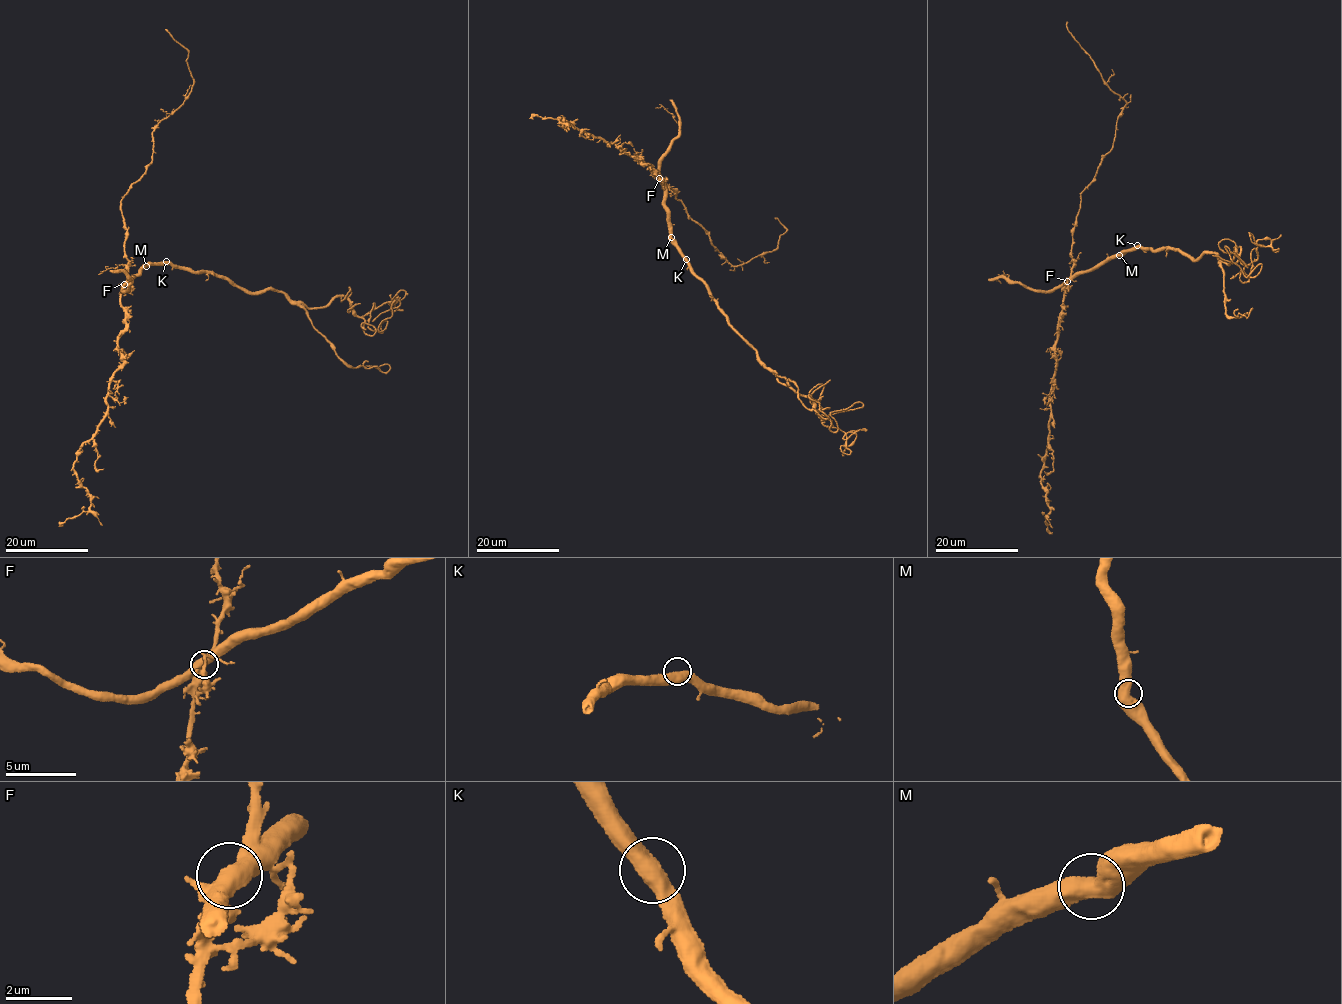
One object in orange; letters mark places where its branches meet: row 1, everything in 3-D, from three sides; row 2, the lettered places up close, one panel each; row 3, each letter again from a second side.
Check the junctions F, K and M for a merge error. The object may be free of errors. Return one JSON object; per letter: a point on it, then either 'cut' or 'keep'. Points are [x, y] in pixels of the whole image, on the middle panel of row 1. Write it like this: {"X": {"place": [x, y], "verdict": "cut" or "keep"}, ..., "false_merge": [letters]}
{"F": {"place": [659, 178], "verdict": "cut"}, "K": {"place": [686, 259], "verdict": "keep"}, "M": {"place": [671, 237], "verdict": "keep"}, "false_merge": ["F"]}

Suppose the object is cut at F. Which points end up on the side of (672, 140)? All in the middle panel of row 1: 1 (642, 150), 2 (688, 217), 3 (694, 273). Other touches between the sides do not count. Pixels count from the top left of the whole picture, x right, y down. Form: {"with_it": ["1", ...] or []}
{"with_it": ["3"]}

